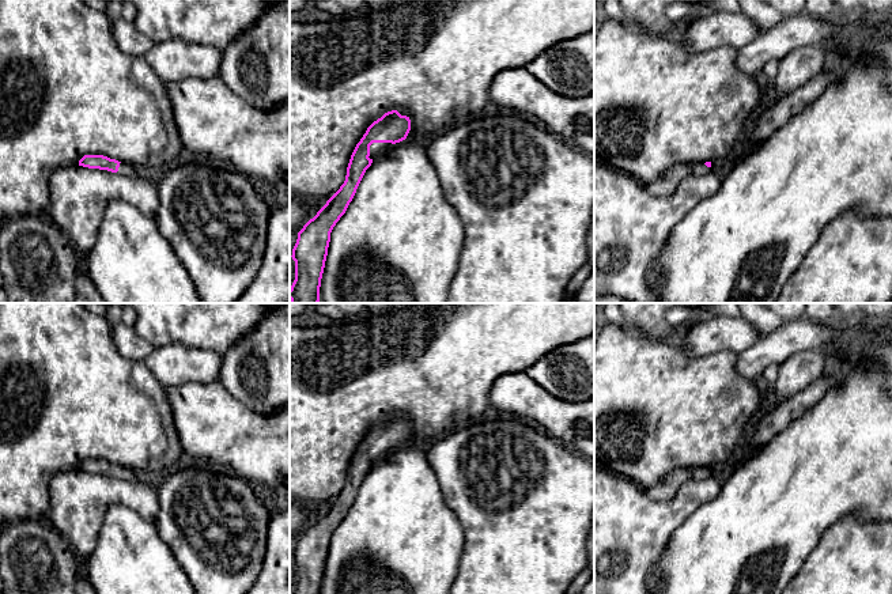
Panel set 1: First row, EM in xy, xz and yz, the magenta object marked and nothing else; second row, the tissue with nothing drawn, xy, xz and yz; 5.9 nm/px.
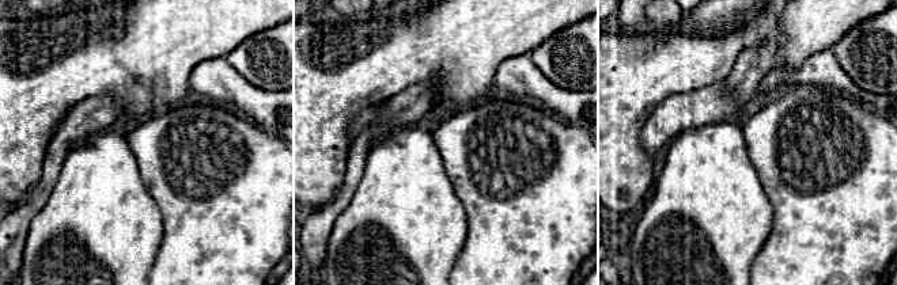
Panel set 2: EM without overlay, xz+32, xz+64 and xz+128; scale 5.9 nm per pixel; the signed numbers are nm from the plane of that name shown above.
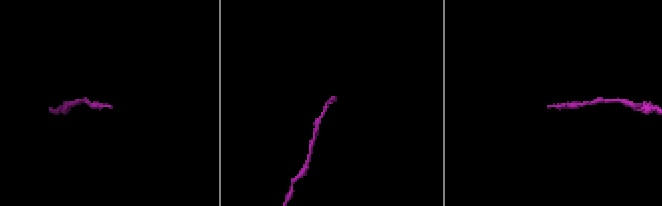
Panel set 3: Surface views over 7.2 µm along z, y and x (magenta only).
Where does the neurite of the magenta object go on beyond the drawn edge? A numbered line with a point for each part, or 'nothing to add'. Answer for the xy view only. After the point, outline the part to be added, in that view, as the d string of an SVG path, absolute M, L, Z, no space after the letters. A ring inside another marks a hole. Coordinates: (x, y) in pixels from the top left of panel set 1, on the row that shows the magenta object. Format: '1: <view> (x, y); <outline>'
1: xy (124, 169); M121 162L117 173L122 175L136 177L136 167Z

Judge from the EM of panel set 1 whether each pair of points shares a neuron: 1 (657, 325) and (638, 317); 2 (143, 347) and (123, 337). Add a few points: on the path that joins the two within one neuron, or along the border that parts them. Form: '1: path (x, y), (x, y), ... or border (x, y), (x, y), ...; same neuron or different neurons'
1: path (653, 325), (642, 317); same neuron
2: path (138, 347), (128, 341); same neuron

